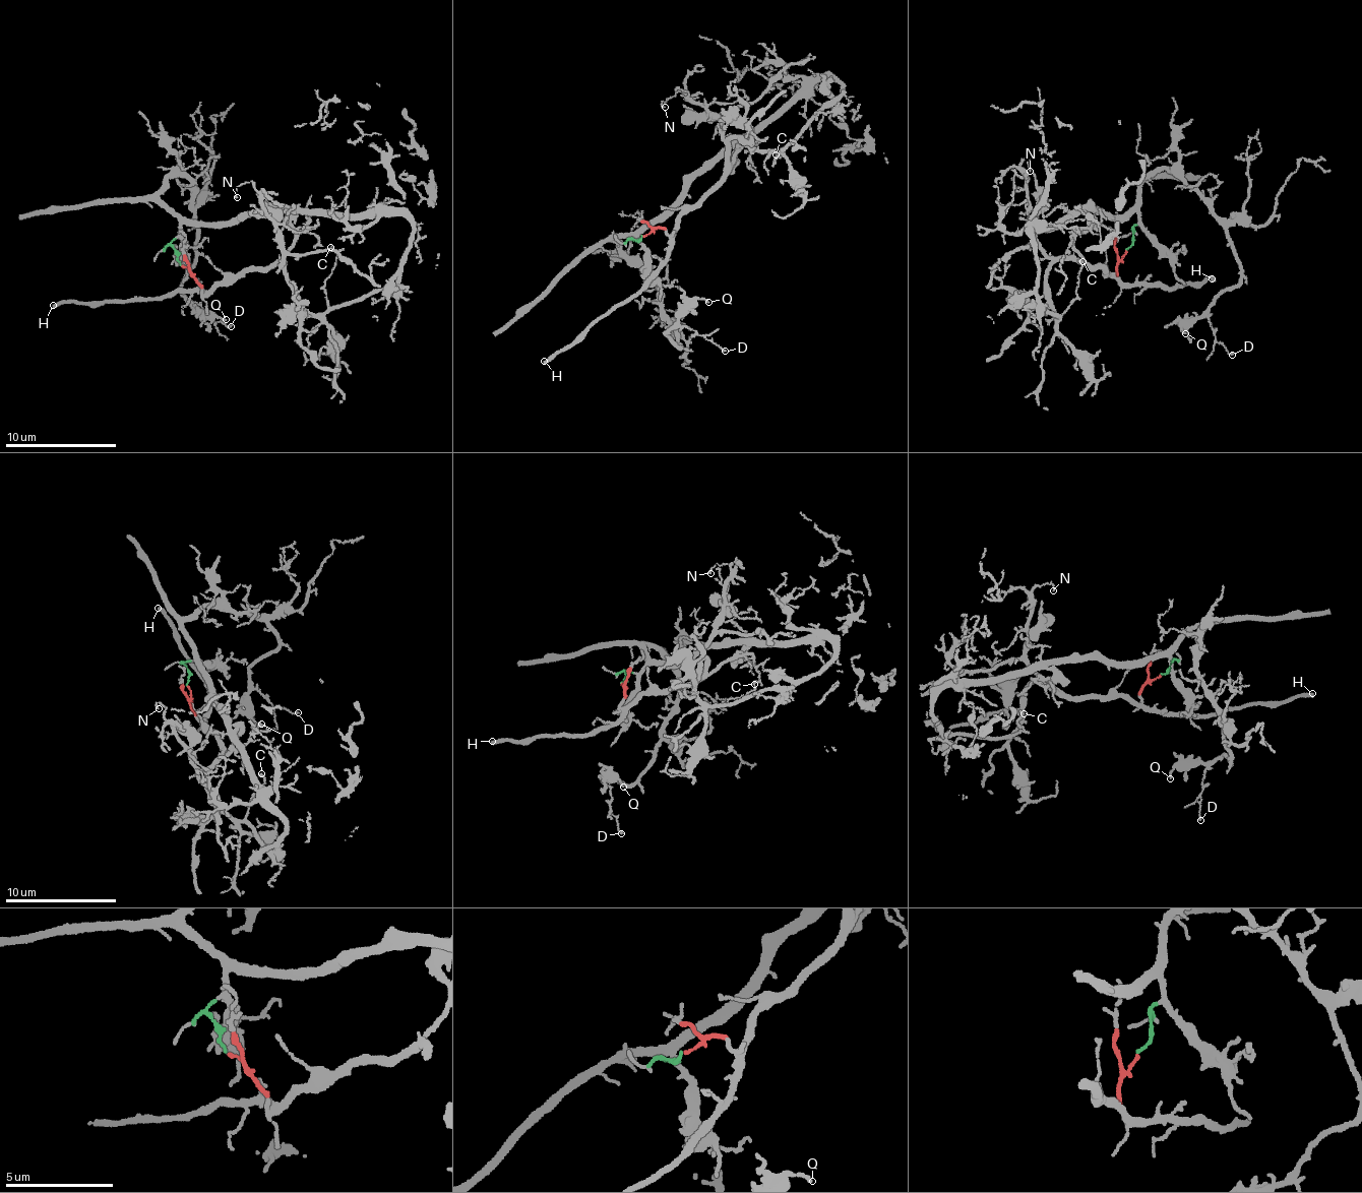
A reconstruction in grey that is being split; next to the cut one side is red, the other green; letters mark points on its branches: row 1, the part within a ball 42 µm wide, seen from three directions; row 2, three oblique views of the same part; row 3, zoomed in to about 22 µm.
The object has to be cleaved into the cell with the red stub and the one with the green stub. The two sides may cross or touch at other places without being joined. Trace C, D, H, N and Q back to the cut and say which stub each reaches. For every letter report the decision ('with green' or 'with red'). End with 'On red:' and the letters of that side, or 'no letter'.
C: with red
D: with green
H: with red
N: with red
Q: with green
On red: C, H, N

